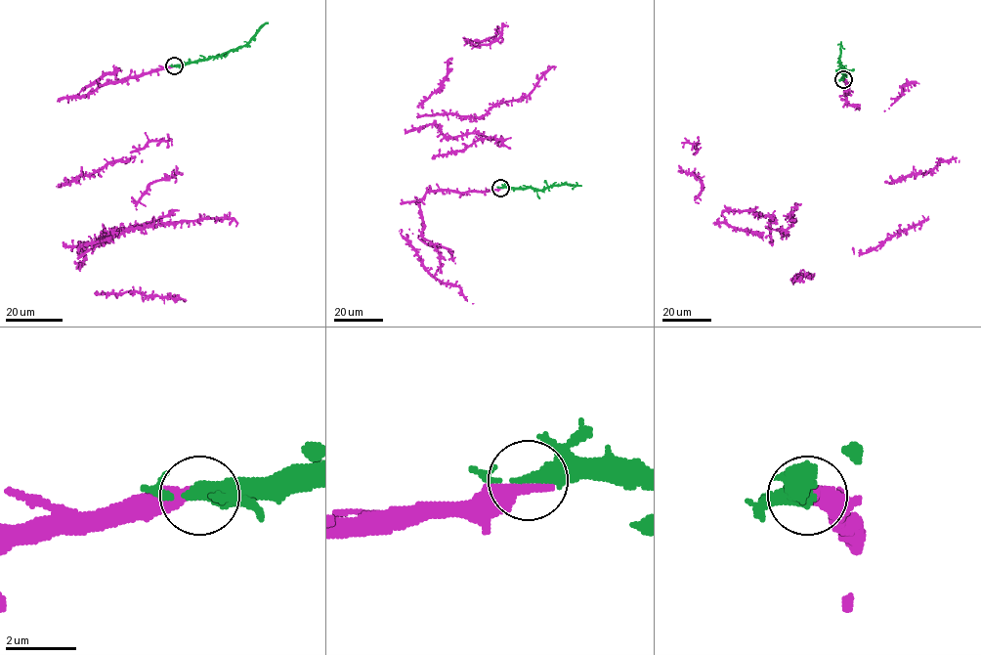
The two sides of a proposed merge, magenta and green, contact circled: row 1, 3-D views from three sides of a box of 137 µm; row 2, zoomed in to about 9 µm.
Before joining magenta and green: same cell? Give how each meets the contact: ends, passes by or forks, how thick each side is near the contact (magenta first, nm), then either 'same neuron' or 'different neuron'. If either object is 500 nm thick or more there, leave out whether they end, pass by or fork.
magenta ends there; green passes by; 480 nm thick on the magenta side, 360 nm on the other; same neuron

